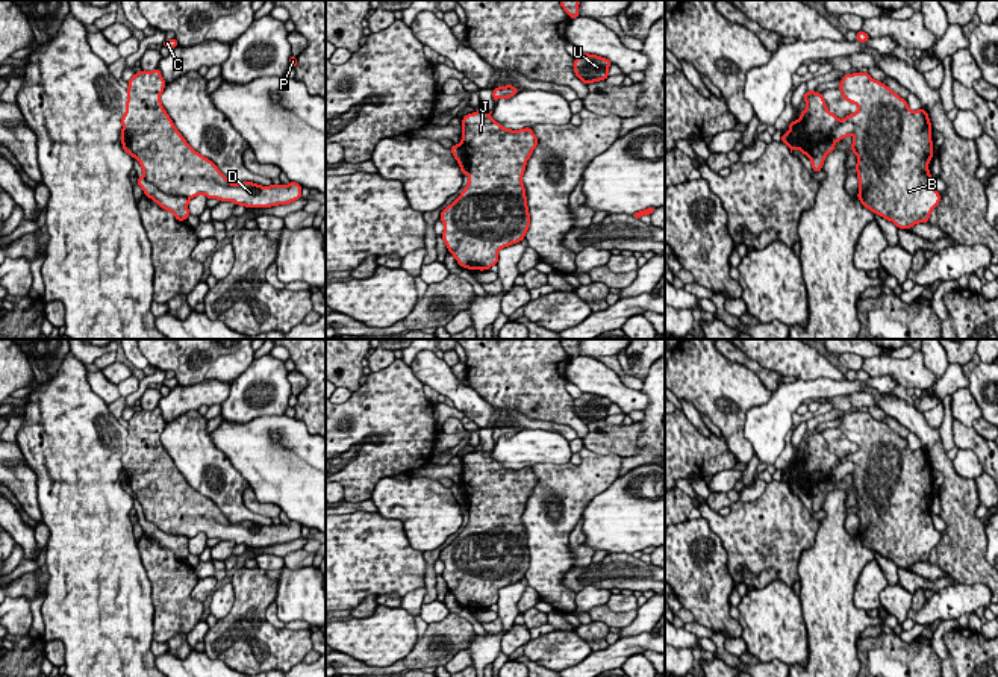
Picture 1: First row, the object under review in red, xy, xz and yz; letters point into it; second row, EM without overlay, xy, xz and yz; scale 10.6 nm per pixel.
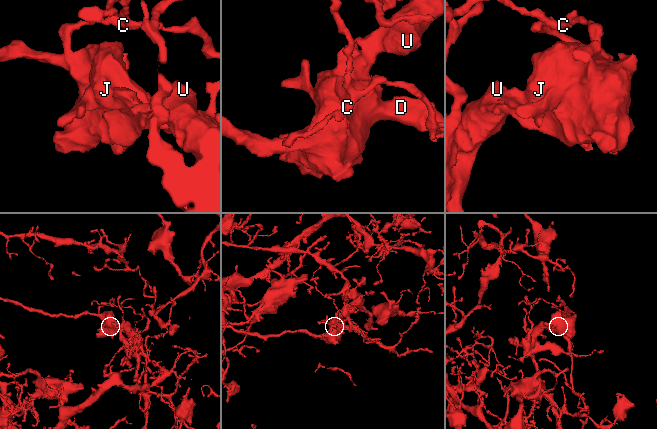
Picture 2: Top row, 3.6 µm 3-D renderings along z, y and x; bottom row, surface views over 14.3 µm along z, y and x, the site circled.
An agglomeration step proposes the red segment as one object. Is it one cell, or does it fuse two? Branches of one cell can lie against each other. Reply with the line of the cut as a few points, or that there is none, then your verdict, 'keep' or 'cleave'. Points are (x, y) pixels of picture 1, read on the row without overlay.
xy (143, 515), (161, 530), (180, 533), (188, 538) | cleave

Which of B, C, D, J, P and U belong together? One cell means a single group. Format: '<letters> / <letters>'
B C D J P / U

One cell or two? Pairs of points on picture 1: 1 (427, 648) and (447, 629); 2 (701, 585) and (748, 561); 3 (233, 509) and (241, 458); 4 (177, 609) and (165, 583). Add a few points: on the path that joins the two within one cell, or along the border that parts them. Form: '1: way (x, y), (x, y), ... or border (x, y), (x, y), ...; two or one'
1: way (429, 642), (441, 629); one
2: border (718, 536), (727, 553), (727, 571), (736, 585); two
3: border (215, 446), (250, 486); two
4: way (173, 603), (171, 589); one

